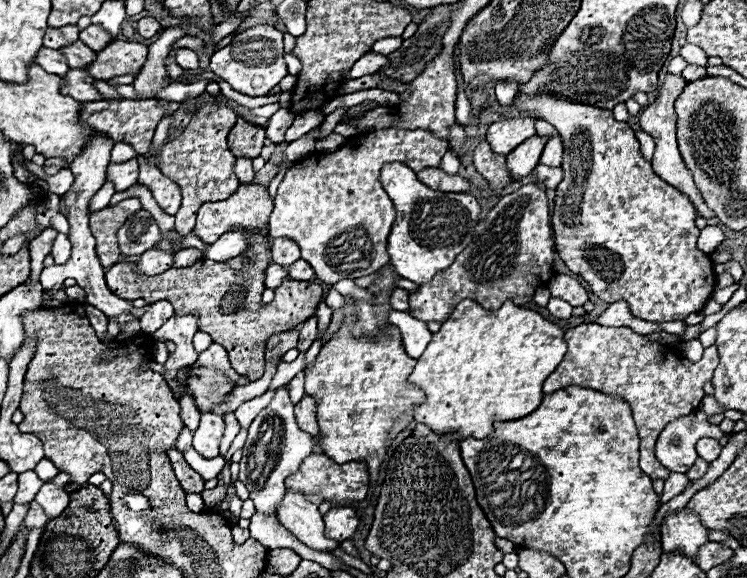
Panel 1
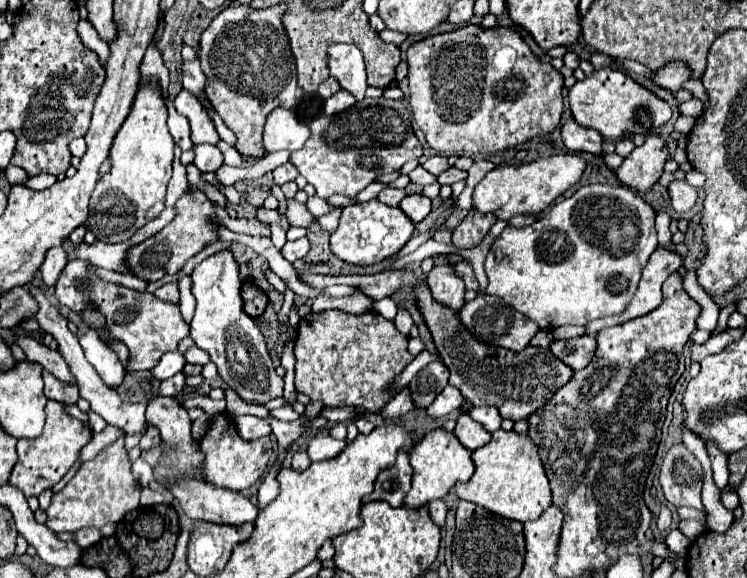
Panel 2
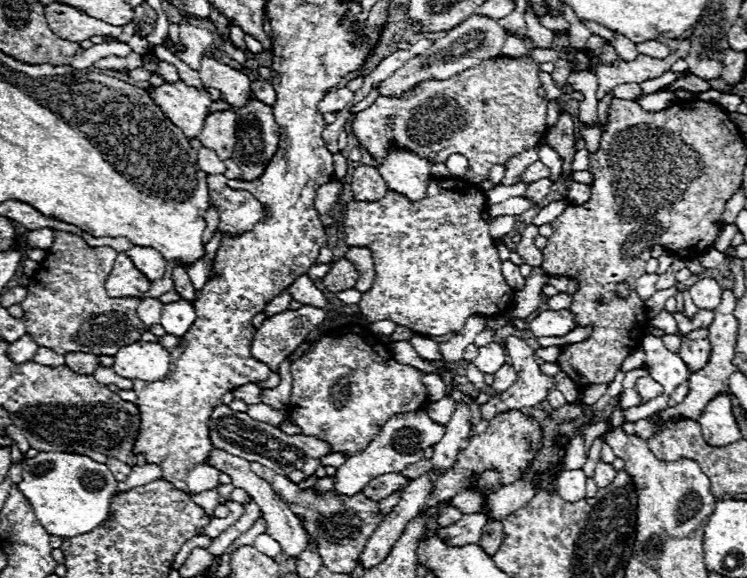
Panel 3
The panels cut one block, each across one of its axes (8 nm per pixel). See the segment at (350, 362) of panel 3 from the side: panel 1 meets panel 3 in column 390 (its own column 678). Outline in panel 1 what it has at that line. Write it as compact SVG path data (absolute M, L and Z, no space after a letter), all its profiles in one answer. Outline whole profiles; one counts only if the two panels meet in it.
M578 324L576 328L568 330L564 334L564 342L568 346L568 352L566 352L564 360L560 362L560 366L544 380L544 386L542 386L544 394L556 392L556 390L566 388L566 386L584 386L584 388L594 388L594 390L600 390L606 394L616 394L616 396L624 398L632 408L632 416L634 416L634 422L636 422L636 428L640 434L640 468L652 480L656 480L656 478L666 480L670 472L664 466L660 466L660 462L654 458L656 438L670 420L680 418L680 416L688 416L692 410L696 410L700 406L702 398L706 396L702 392L702 386L712 380L714 368L718 364L716 346L706 348L702 360L692 364L684 356L674 354L668 346L664 346L660 342L652 342L648 336L632 332L628 326L614 328L614 326L600 326L600 324Z

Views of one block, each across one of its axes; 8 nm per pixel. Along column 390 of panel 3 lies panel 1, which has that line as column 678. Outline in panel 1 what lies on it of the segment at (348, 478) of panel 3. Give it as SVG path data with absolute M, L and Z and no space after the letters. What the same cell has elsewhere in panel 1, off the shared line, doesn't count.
M702 410L676 418L658 436L656 458L670 472L684 474L698 458L694 448L696 442L706 436L719 440L723 436L730 437L731 434L723 433L718 425L710 424L710 416Z

